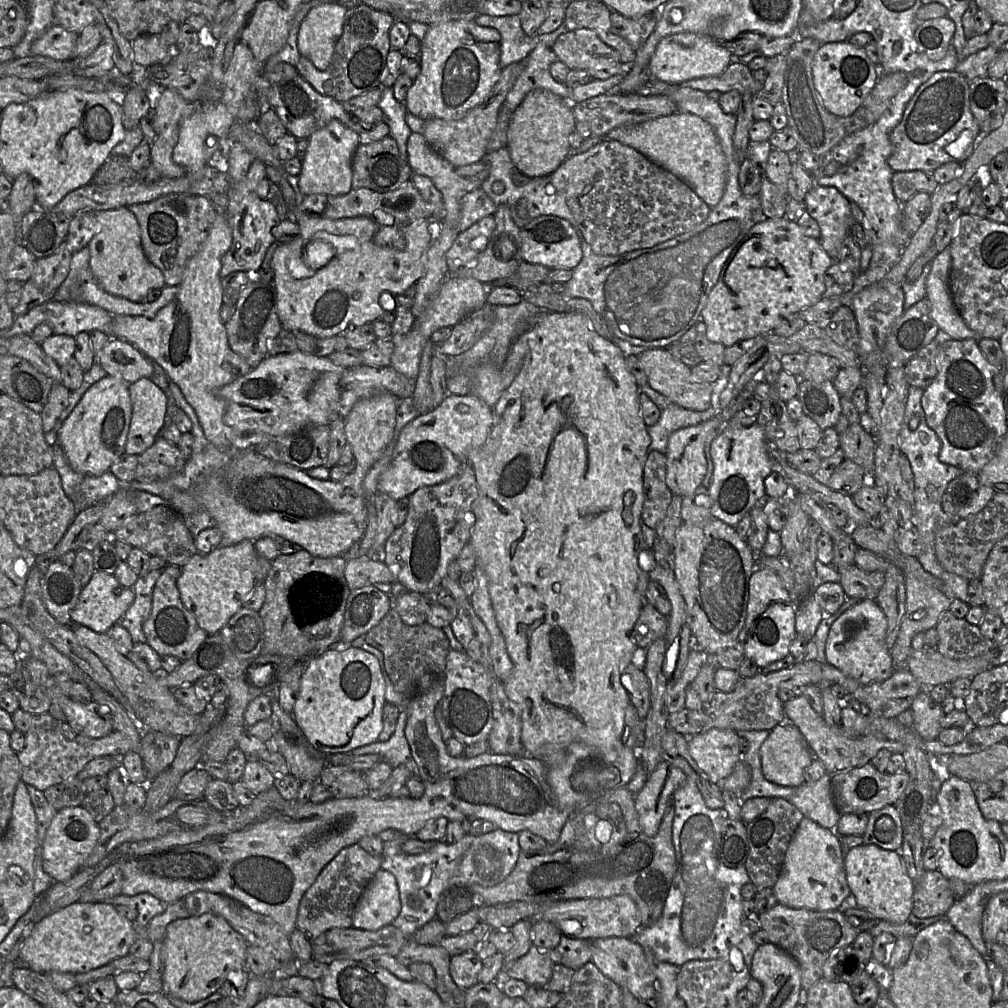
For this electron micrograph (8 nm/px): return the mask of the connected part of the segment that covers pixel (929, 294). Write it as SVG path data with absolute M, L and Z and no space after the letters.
M949 246L931 262L931 271L926 280L926 297L931 304L931 317L940 329L942 338L953 340L982 339L964 322L957 311L949 289L951 269Z

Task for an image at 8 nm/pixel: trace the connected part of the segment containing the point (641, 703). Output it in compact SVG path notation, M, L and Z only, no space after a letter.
M640 660L631 662L625 668L621 675L621 683L639 717L645 720L650 709L650 686L640 666Z

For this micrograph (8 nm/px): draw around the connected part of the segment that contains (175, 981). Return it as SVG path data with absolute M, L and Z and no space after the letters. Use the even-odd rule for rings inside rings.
M205 913L174 920L168 924L163 942L163 992L189 1003L209 997L227 980L230 972L246 968L248 943L220 915Z

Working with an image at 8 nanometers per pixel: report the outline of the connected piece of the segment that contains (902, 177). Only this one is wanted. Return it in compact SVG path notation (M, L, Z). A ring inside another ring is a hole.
M921 170L894 172L891 184L898 201L904 204L919 192L932 195L939 185L933 172Z

